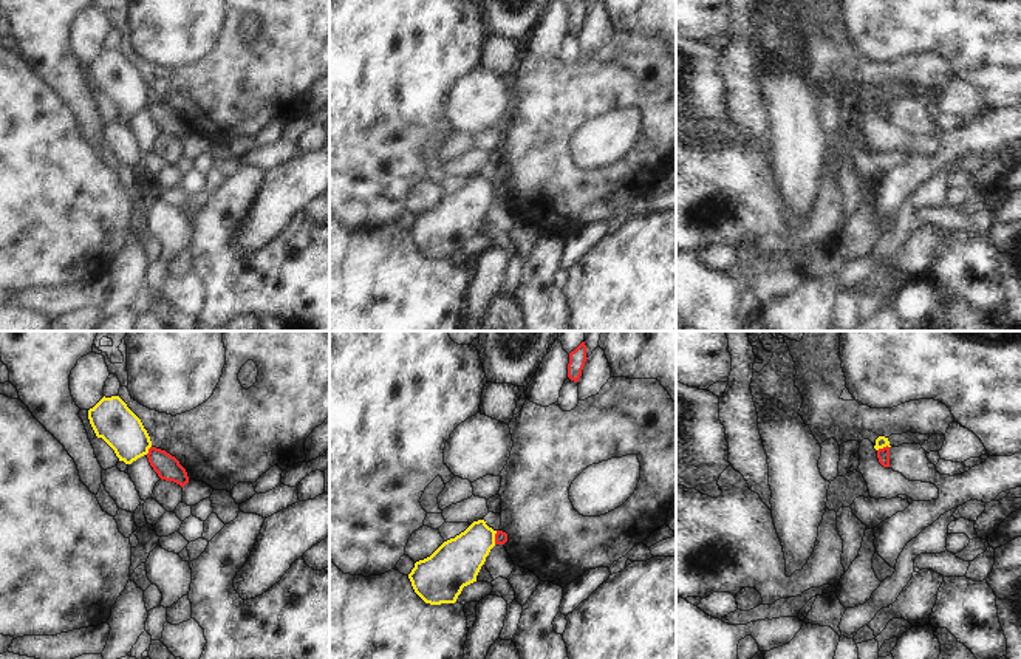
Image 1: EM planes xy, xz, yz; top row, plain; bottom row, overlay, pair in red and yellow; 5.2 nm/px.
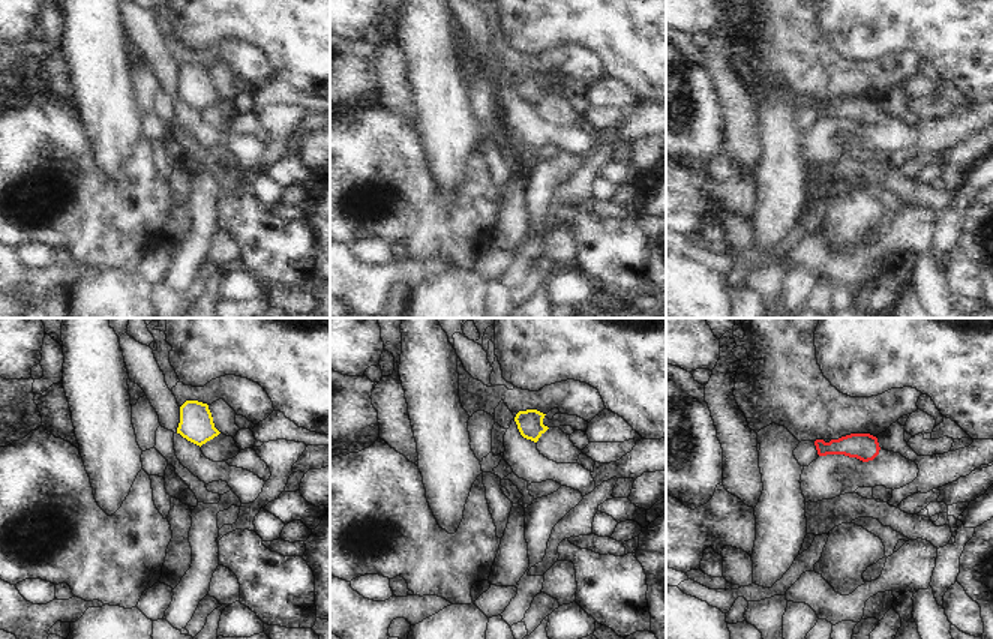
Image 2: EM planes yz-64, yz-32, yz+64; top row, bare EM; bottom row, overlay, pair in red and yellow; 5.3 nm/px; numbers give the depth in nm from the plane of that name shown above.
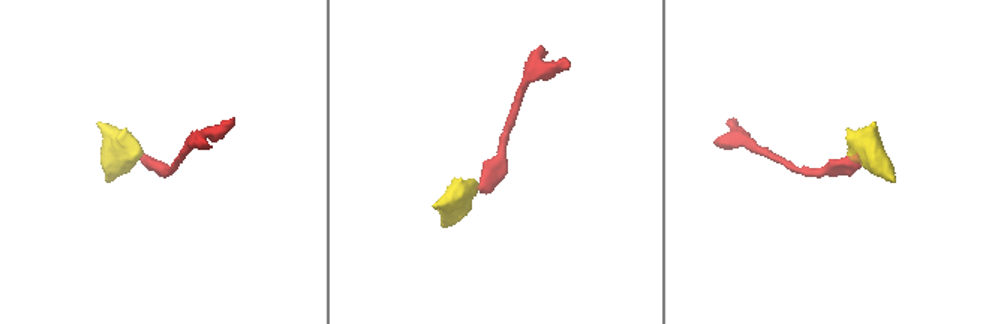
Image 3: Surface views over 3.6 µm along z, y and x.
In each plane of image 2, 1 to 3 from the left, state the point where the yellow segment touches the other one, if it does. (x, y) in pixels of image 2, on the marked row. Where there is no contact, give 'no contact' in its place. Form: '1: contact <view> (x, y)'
1: no contact
2: no contact
3: no contact

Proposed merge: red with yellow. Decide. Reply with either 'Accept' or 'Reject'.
Reject.

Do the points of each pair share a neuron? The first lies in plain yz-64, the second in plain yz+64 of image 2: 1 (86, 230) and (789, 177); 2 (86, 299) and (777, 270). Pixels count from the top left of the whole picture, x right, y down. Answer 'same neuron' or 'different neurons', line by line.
1: different neurons
2: different neurons

